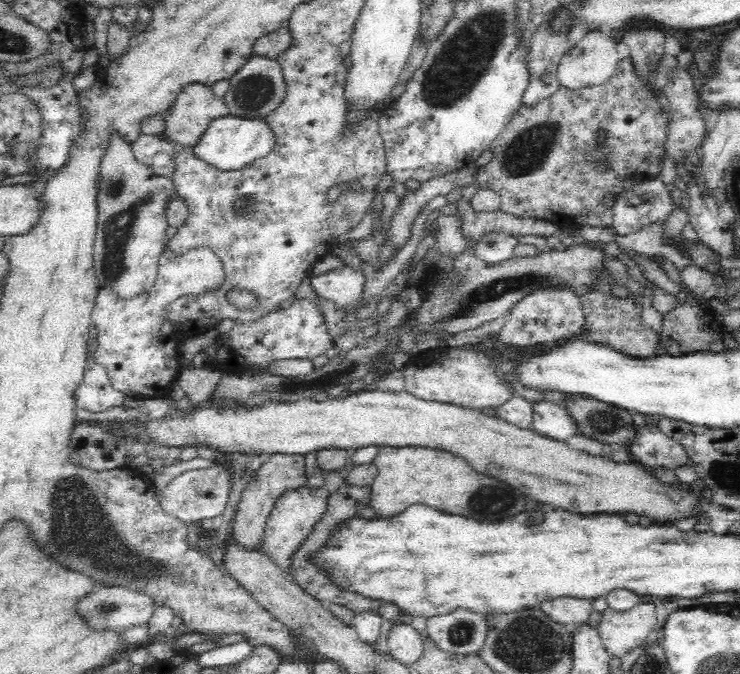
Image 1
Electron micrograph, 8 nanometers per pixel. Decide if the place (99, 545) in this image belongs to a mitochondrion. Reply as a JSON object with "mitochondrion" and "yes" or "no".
{"mitochondrion":"yes"}

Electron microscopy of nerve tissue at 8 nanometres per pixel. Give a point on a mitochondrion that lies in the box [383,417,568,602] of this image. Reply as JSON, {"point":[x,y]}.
{"point":[490,501]}

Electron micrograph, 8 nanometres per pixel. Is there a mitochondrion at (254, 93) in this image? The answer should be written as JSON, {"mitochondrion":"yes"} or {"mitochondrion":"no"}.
{"mitochondrion":"yes"}

